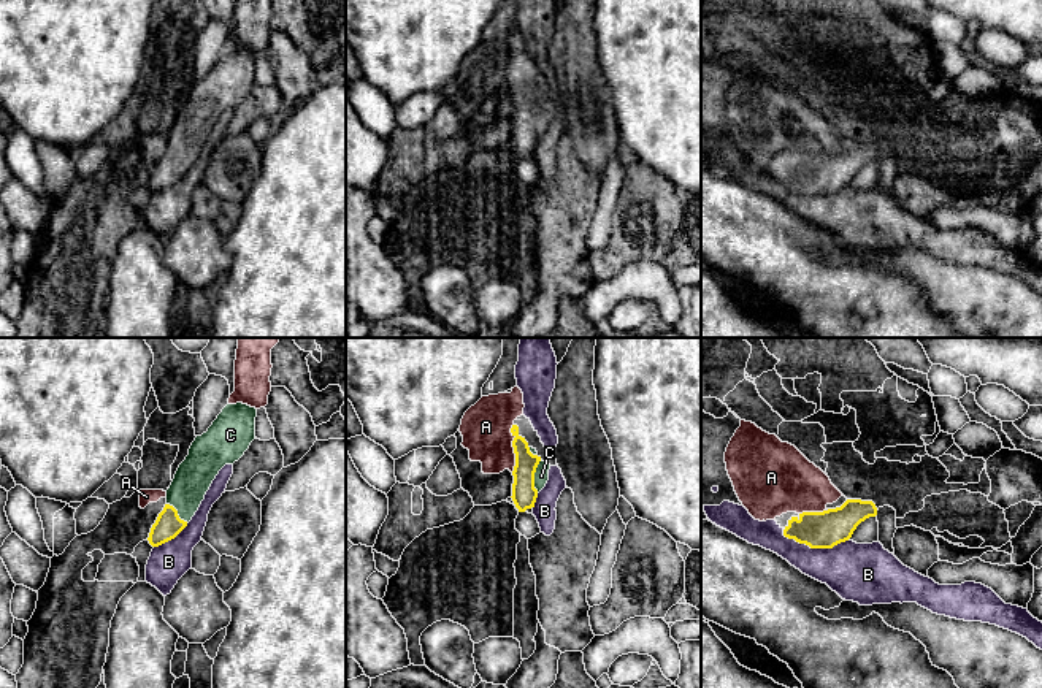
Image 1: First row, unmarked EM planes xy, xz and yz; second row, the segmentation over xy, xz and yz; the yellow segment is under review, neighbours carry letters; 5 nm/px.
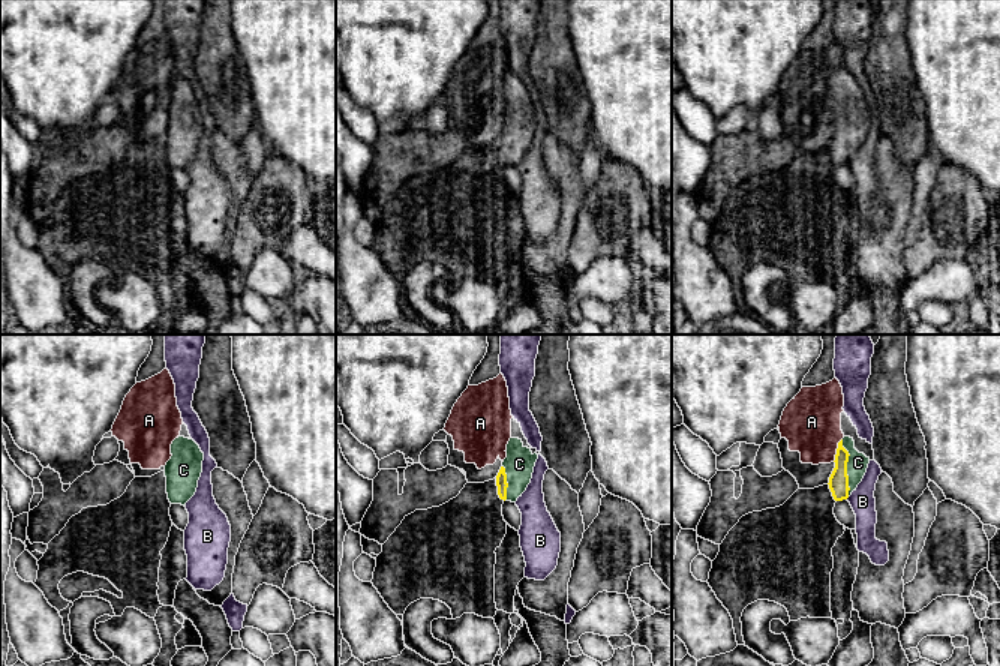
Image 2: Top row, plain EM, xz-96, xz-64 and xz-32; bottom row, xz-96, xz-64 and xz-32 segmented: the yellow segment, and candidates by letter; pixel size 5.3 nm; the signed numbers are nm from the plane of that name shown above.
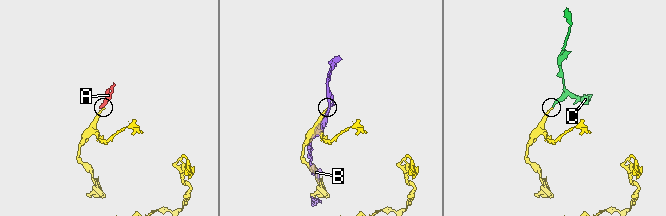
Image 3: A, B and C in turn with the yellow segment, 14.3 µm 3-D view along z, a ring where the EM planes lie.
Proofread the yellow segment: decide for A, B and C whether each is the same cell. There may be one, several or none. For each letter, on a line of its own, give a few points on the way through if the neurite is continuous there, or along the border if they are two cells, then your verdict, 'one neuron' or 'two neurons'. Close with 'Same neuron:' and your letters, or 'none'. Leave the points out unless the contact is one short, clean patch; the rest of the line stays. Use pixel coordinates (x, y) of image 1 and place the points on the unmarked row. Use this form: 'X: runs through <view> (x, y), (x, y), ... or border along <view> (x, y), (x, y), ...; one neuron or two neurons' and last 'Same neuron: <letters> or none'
A: border along xz (513, 68), (514, 113), (511, 116); two neurons
B: two neurons
C: runs through xz (524, 138), (527, 127), (533, 121), (541, 121); one neuron
Same neuron: C

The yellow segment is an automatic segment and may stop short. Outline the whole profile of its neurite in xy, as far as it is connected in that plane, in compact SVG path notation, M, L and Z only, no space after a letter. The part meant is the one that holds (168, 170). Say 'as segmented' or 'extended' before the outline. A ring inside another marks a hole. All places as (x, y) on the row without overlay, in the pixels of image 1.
extended; M227 49L208 76L195 82L151 173L147 185L152 192L174 184L198 155L219 116L244 100L255 84L255 62L255 52Z

